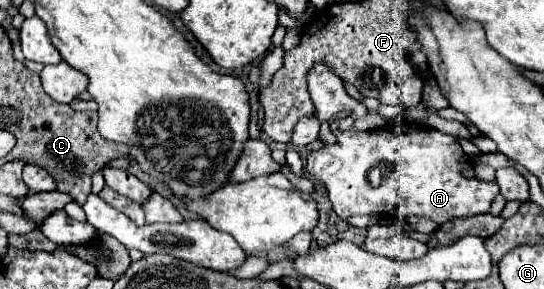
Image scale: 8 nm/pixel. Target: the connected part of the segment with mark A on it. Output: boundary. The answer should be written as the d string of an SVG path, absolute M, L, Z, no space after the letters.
M420 125L402 129L382 127L370 131L356 131L354 127L350 127L346 131L340 131L340 139L336 145L324 145L320 151L308 153L306 159L306 171L326 187L332 209L340 219L348 219L352 215L388 215L398 209L402 217L428 217L438 225L446 223L446 219L488 213L492 199L500 191L496 181L486 183L480 179L464 177L466 167L468 159L460 147L458 137Z

